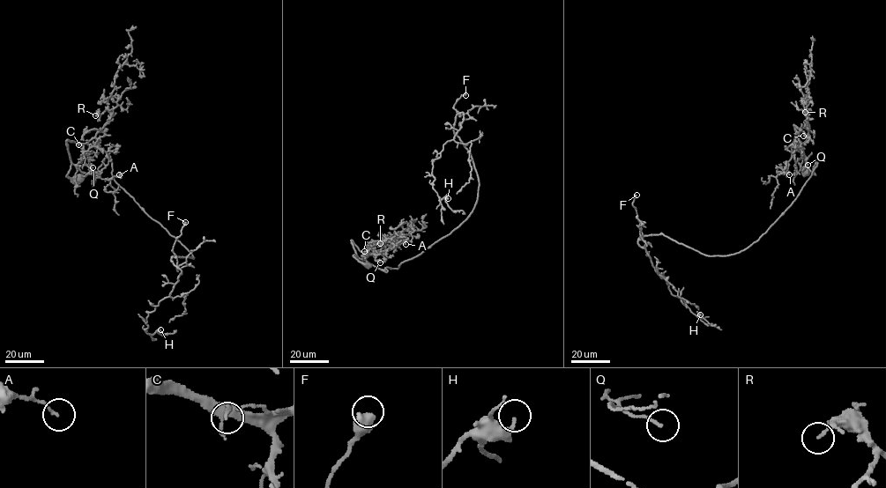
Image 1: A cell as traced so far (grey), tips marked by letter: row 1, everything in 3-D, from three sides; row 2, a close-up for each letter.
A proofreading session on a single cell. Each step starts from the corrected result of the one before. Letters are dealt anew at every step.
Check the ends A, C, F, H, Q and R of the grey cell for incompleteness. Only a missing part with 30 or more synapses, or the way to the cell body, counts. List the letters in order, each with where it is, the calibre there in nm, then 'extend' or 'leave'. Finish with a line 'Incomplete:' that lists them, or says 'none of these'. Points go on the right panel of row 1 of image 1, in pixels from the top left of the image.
A: at (789, 174); 90 nm thick; leave
C: at (803, 136); 130 nm thick; leave
F: at (636, 195); 550 nm thick; leave
H: at (700, 314); 280 nm thick; leave
Q: at (807, 165); 120 nm thick; leave
R: at (805, 112); 110 nm thick; leave
Incomplete: none of these

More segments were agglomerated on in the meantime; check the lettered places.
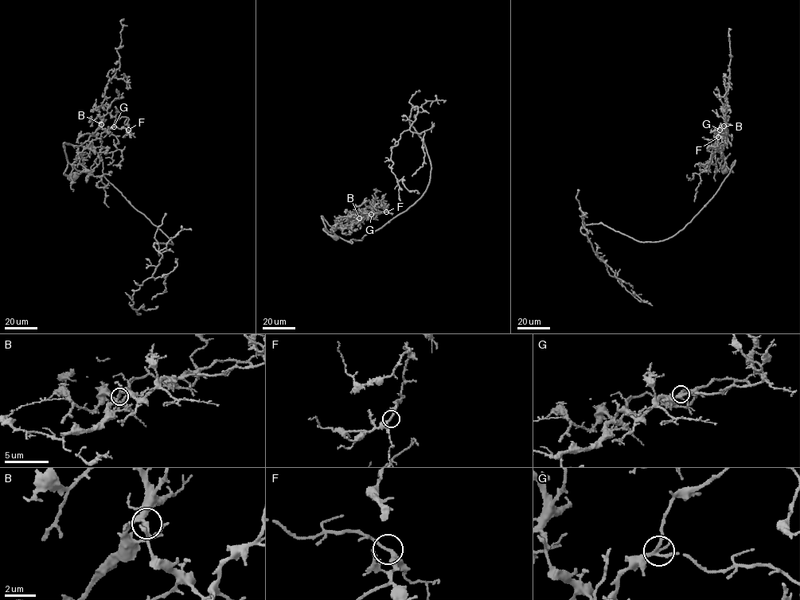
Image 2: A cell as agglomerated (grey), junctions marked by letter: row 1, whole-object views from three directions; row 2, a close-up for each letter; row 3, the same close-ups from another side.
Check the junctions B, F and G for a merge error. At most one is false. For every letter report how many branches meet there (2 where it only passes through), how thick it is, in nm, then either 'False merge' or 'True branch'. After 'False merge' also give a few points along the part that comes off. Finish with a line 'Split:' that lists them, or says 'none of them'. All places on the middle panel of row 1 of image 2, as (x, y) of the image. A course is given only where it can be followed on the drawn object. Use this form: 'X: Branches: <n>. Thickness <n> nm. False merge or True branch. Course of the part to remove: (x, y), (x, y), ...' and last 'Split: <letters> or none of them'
B: Branches: 4. Thickness 180 nm. True branch
F: Branches: 3. Thickness 190 nm. True branch
G: Branches: 4. Thickness 200 nm. True branch
Split: none of them

